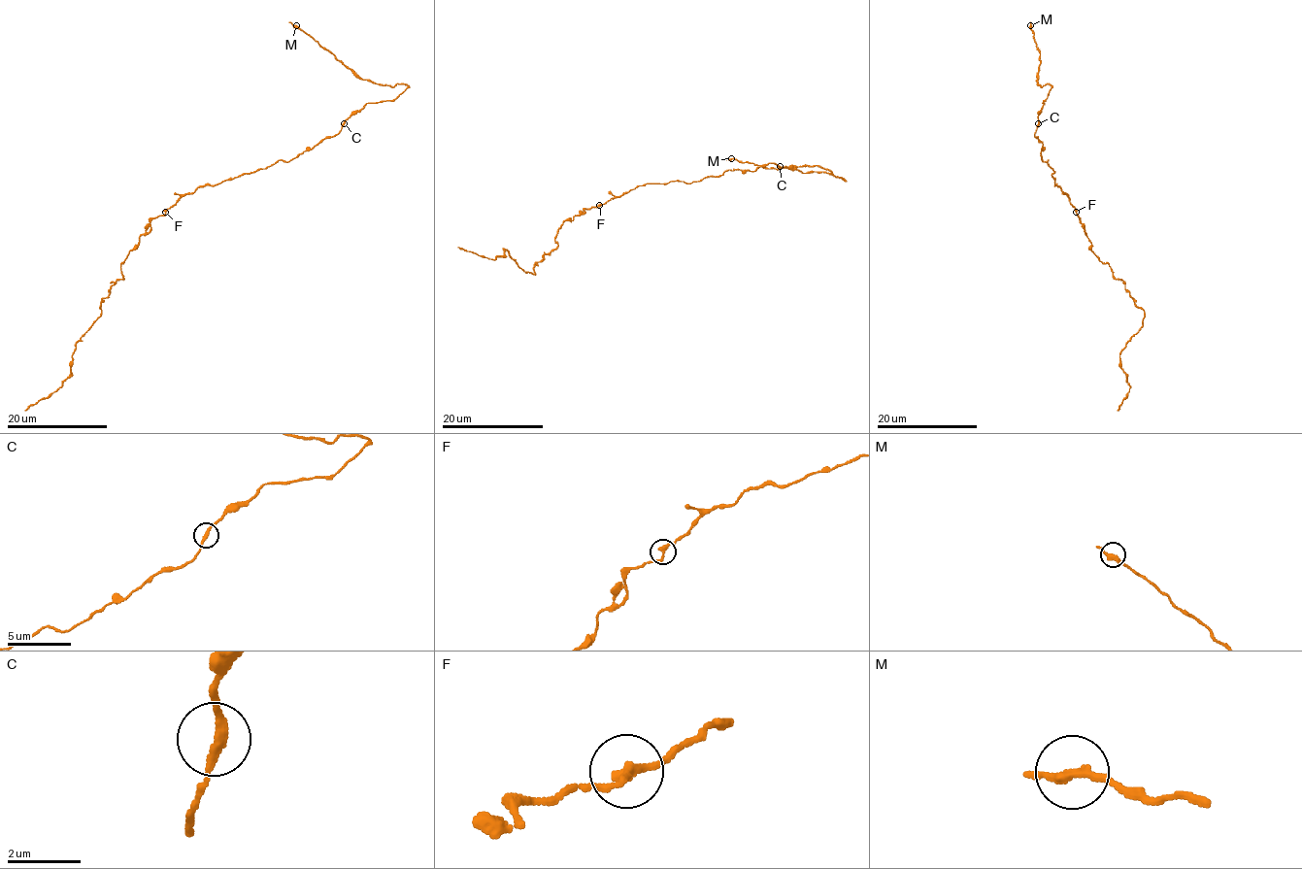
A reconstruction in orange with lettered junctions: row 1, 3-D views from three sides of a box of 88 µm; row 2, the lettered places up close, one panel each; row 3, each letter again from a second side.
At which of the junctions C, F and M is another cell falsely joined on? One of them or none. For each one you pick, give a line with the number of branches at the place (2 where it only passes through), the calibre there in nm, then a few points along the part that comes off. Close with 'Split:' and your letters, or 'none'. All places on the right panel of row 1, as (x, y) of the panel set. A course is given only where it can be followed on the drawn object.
F: 2 branches meet; 240 nm thick; foreign part runs (1076, 212), (1094, 254), (1123, 281), (1144, 311), (1142, 326), (1119, 355), (1129, 386), (1117, 411)
Split: F

